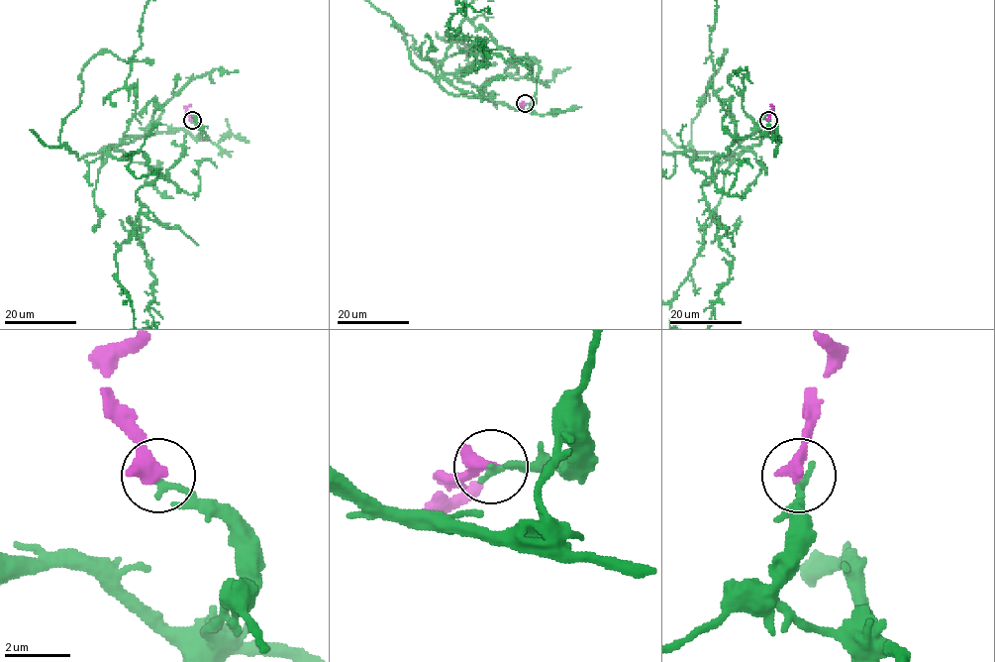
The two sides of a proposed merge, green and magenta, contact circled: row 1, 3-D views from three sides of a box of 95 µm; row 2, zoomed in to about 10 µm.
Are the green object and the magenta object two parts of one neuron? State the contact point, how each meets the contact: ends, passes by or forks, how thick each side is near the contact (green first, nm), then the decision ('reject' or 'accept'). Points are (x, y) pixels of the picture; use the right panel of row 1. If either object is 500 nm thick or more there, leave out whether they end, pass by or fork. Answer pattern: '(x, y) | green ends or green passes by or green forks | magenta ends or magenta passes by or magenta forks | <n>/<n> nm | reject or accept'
(768, 120) | 240/500 nm | reject

